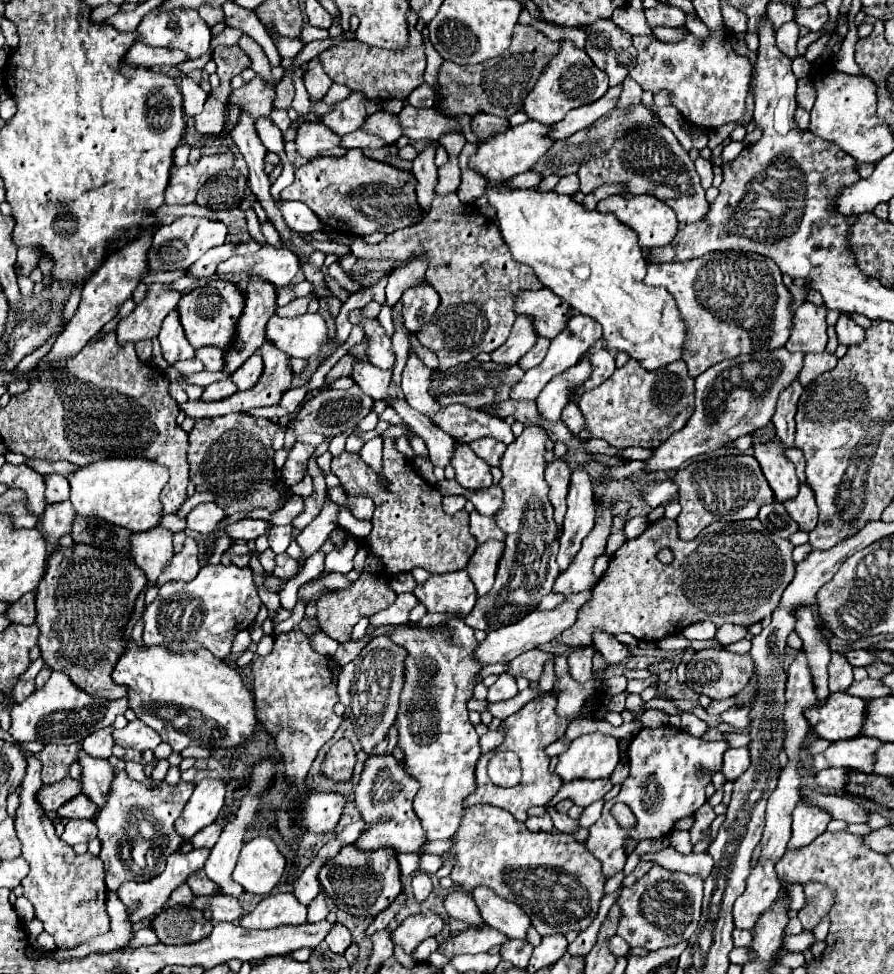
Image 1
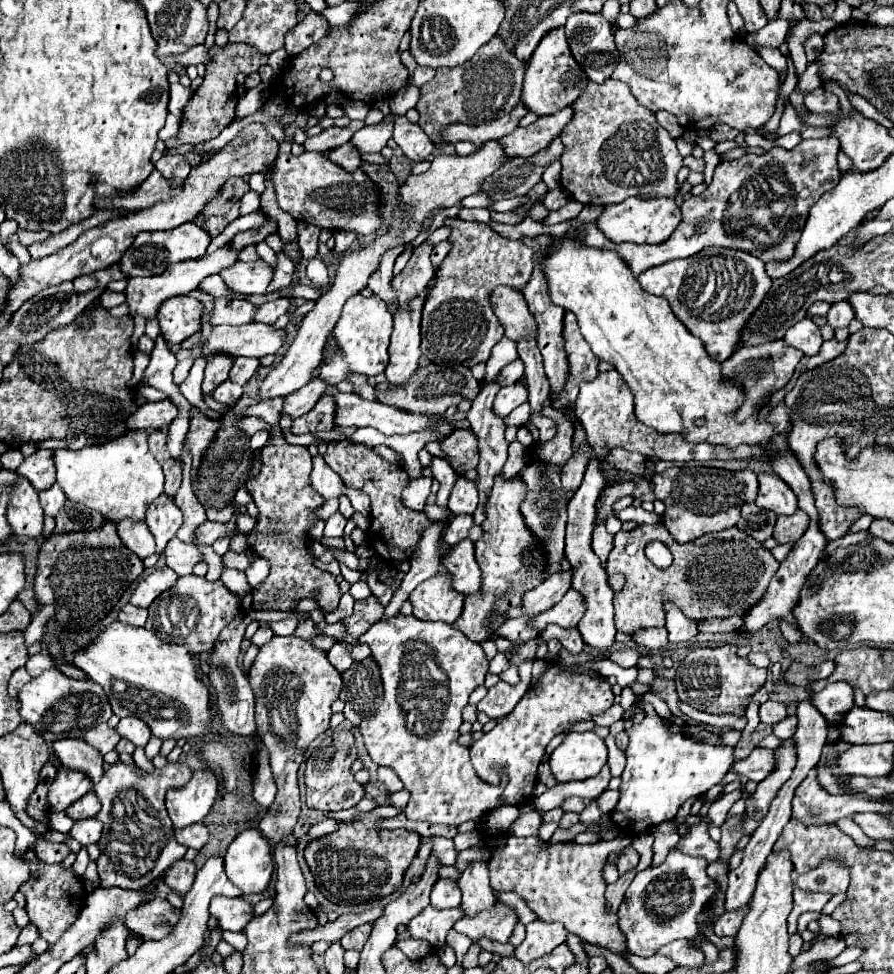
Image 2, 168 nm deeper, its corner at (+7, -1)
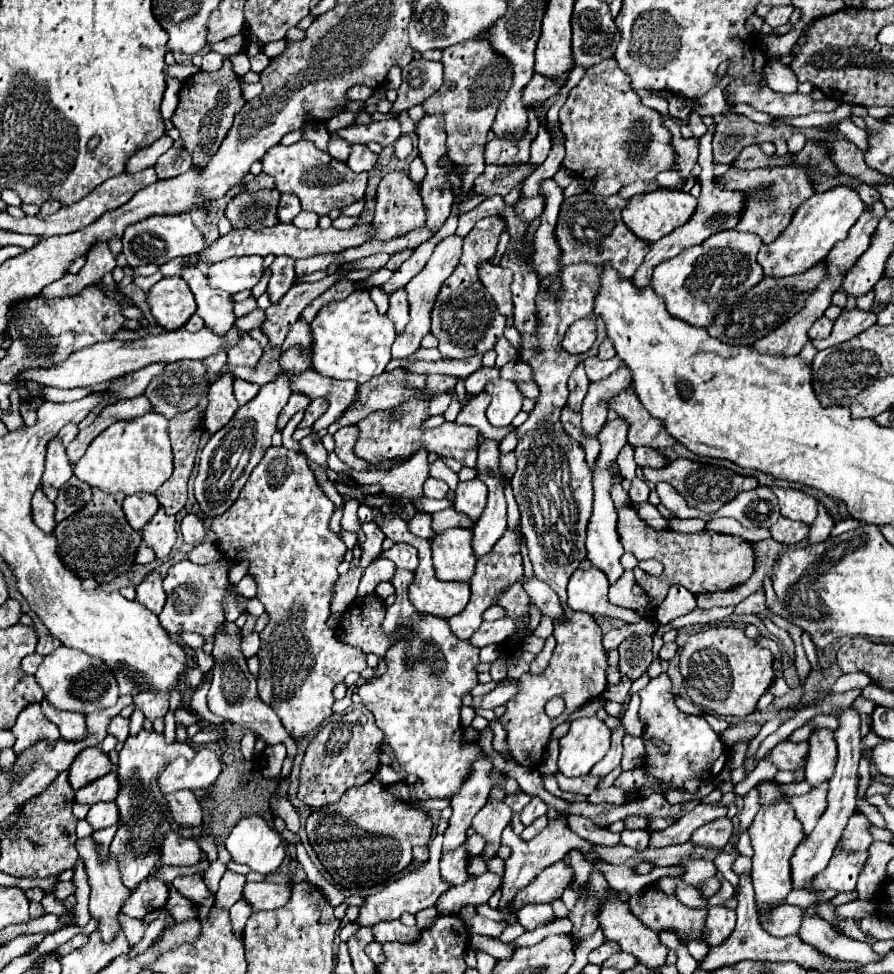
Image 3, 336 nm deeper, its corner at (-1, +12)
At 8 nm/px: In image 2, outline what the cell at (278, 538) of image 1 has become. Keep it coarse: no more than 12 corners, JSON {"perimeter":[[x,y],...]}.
{"perimeter":[[258,558],[246,569],[246,579],[254,588],[270,570],[265,558]]}

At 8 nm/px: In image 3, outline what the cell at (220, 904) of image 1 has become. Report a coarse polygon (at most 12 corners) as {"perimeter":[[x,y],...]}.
{"perimeter":[[246,883],[244,899],[254,909],[288,903],[292,885]]}

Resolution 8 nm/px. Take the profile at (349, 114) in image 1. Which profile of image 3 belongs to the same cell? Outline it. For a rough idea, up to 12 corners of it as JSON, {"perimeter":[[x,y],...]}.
{"perimeter":[[332,137],[328,153],[336,161],[346,163],[350,157],[350,143]]}

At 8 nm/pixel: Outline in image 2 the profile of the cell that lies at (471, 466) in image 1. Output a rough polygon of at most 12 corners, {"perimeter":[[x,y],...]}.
{"perimeter":[[458,476],[448,498],[454,514],[478,506],[474,480]]}

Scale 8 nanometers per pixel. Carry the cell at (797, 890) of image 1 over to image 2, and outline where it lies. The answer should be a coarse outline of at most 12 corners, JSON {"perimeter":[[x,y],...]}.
{"perimeter":[[794,888],[788,932],[796,932],[802,912],[820,912],[830,894]]}

